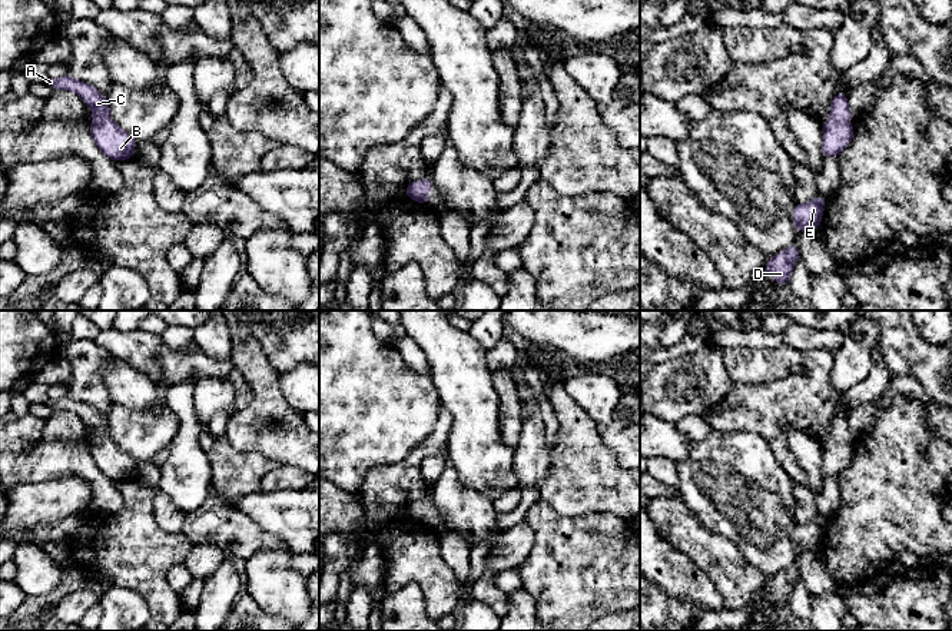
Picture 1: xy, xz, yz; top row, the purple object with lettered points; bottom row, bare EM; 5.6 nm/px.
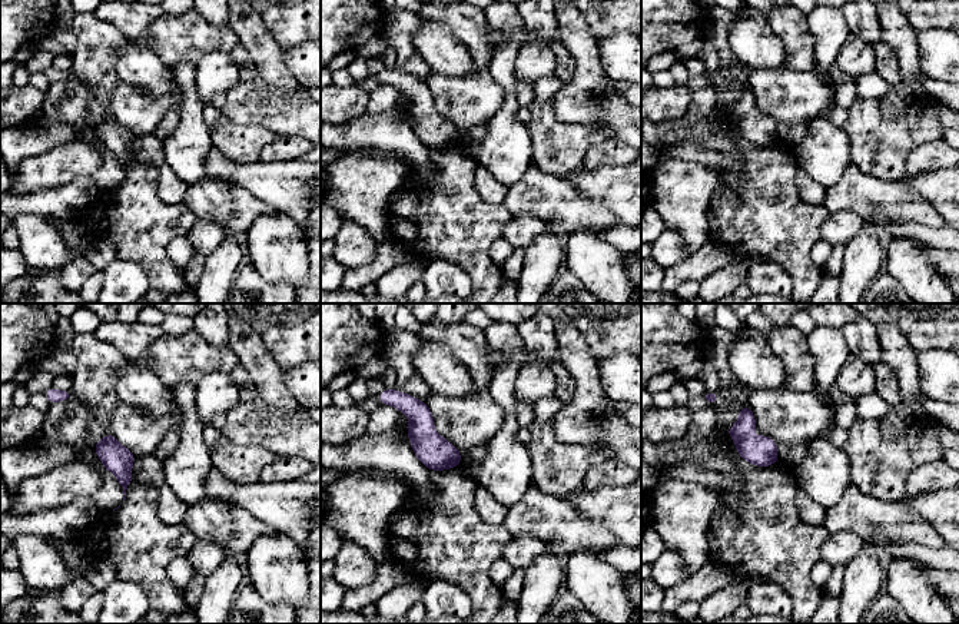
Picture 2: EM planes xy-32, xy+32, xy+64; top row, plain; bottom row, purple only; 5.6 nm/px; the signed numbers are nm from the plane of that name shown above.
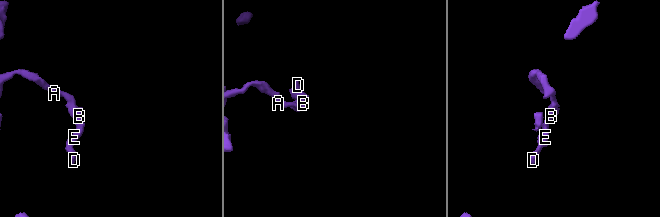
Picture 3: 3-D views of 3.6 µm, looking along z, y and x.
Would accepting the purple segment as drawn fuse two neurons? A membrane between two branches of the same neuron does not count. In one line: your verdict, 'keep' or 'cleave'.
keep

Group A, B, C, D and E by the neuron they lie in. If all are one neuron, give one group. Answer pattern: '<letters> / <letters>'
A B C D E

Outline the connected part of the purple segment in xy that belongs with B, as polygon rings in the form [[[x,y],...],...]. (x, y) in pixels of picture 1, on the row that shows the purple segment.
[[[66,74],[47,79],[53,89],[72,90],[93,110],[90,134],[99,150],[115,162],[130,159],[137,140],[110,119],[109,100],[96,87]]]

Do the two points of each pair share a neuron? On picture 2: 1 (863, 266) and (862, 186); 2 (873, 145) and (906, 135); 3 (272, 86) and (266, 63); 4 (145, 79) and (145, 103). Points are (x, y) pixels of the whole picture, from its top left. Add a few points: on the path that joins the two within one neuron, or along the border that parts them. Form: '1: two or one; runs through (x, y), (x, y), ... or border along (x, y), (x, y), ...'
1: two; border along (865, 222), (872, 222), (879, 231)
2: one; runs through (882, 145), (898, 138)
3: one; runs through (272, 80), (269, 69)
4: two; border along (120, 80), (171, 100), (158, 123)

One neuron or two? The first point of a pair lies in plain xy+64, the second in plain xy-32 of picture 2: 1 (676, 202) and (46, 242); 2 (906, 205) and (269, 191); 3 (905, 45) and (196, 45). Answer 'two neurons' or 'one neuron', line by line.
1: two neurons
2: two neurons
3: two neurons

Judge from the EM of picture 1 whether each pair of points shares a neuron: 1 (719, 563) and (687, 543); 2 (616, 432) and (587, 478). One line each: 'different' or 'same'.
1: same
2: different

